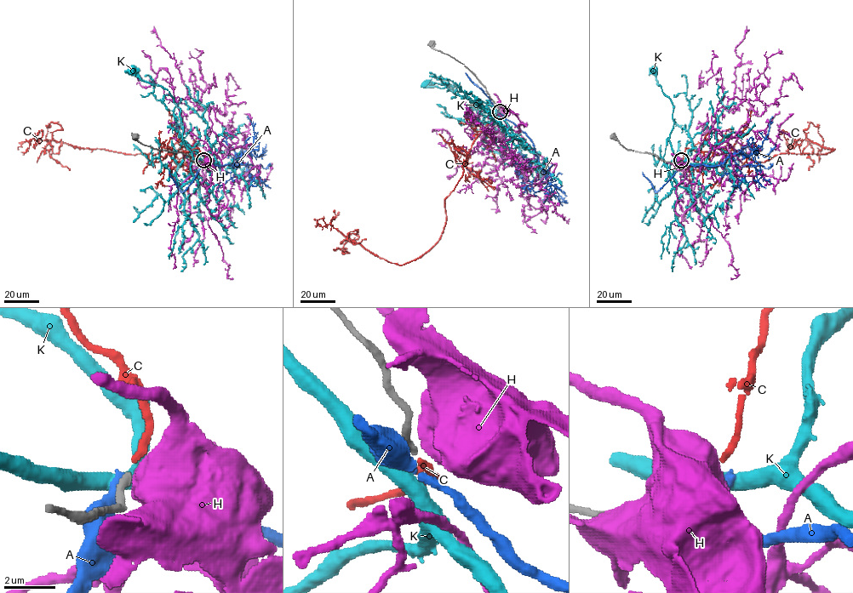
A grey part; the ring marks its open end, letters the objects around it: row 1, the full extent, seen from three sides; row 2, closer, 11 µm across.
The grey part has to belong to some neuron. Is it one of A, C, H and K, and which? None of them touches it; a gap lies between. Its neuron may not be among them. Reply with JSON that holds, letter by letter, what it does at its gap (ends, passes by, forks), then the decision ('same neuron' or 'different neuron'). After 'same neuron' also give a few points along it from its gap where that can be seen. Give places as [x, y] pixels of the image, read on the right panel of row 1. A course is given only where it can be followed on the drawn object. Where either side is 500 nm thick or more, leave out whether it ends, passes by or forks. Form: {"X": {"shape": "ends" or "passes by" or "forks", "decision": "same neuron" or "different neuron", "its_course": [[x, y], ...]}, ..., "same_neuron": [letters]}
{"A": {"shape": "ends", "decision": "different neuron"}, "C": {"shape": "ends", "decision": "different neuron"}, "H": {"decision": "different neuron"}, "K": {"decision": "different neuron"}, "same_neuron": []}

